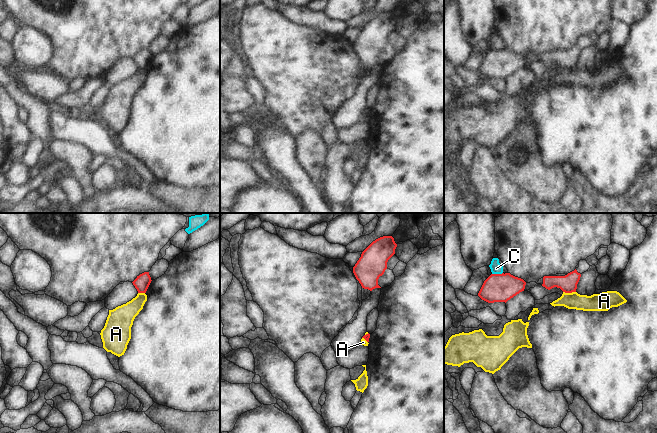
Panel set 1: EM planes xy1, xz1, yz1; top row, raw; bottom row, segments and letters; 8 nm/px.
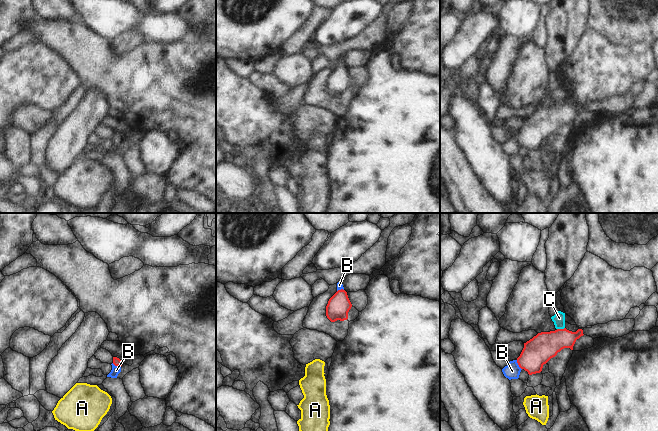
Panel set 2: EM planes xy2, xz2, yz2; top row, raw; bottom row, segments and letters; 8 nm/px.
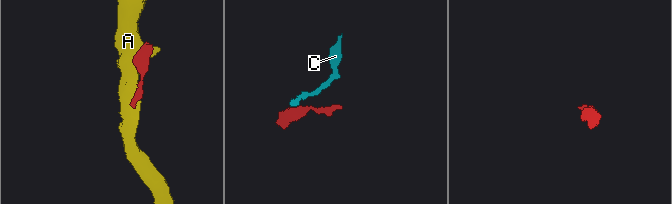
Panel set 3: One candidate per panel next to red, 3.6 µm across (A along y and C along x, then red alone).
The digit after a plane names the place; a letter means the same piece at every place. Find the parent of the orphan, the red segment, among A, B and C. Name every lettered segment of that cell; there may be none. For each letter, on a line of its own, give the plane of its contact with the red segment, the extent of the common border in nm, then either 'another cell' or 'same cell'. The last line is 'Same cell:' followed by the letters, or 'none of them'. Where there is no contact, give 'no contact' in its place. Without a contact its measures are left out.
A: yz1 | 100 nm | another cell
B: yz2 | 90 nm | same cell
C: yz1 | 90 nm | another cell
Same cell: B

